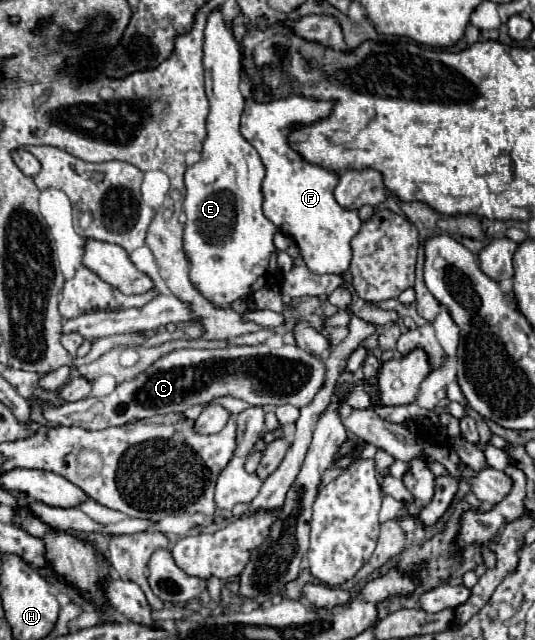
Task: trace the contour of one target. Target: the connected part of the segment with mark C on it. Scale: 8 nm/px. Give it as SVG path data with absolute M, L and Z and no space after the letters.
M259 344L259 346L227 346L221 350L175 350L167 354L165 358L157 360L147 372L143 372L135 380L119 384L115 392L109 394L107 398L83 398L77 402L65 402L59 408L43 404L43 408L45 408L45 418L55 426L79 426L85 430L105 430L111 426L123 426L131 420L183 412L195 404L207 406L215 398L221 398L221 396L233 396L233 398L249 402L251 406L291 404L297 408L303 408L313 400L315 392L323 384L323 378L325 378L323 360L317 360L315 356L301 350L299 346L289 346L289 344L283 344L281 348L269 348L265 344Z

